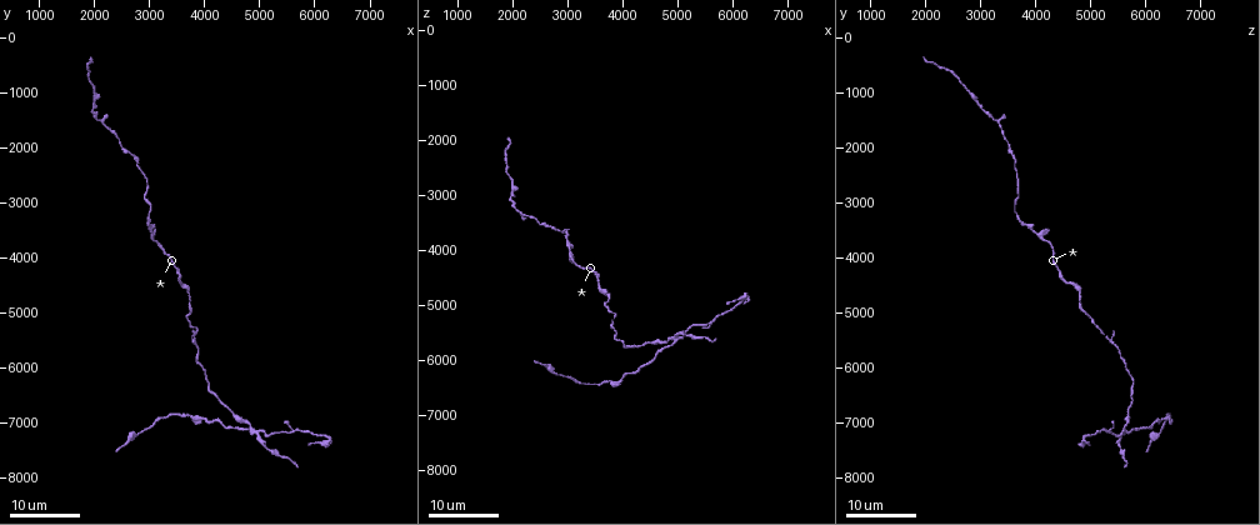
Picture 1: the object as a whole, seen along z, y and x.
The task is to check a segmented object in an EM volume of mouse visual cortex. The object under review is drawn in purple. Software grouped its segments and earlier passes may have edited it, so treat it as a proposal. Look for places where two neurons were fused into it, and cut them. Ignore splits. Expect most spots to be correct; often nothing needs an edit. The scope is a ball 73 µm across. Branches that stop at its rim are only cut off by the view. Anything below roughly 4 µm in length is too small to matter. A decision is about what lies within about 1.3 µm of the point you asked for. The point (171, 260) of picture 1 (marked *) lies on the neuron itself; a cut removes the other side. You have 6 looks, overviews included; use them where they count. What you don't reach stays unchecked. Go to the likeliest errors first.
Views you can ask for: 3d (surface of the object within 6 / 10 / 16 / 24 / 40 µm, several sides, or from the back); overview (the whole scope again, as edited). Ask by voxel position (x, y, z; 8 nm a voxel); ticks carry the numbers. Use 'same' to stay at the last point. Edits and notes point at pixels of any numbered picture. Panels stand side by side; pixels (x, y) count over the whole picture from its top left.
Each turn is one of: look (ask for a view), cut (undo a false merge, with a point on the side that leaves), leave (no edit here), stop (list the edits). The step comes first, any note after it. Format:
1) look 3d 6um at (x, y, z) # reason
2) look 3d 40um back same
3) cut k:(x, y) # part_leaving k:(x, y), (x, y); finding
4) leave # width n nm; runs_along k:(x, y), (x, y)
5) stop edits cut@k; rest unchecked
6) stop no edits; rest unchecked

look 3d 24um at (4950, 7200, 5650) # four-way junction

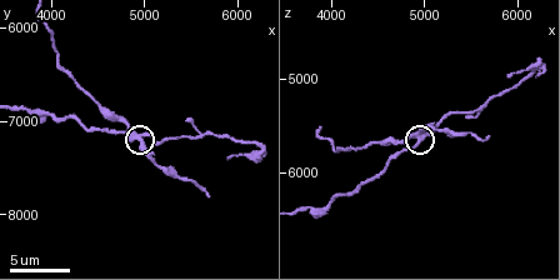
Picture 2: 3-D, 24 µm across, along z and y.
look 3d 6um at (4950, 7150, 5650)

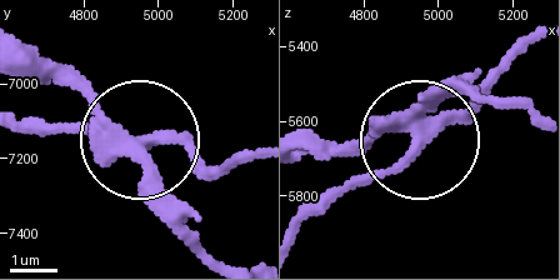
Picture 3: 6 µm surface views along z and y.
cut 3:(78, 125) # side_arm 16 um; part_leaving 3:(395, 124), (403, 156), (331, 191), (300, 228); two neurons meet here

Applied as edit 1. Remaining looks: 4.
look overview

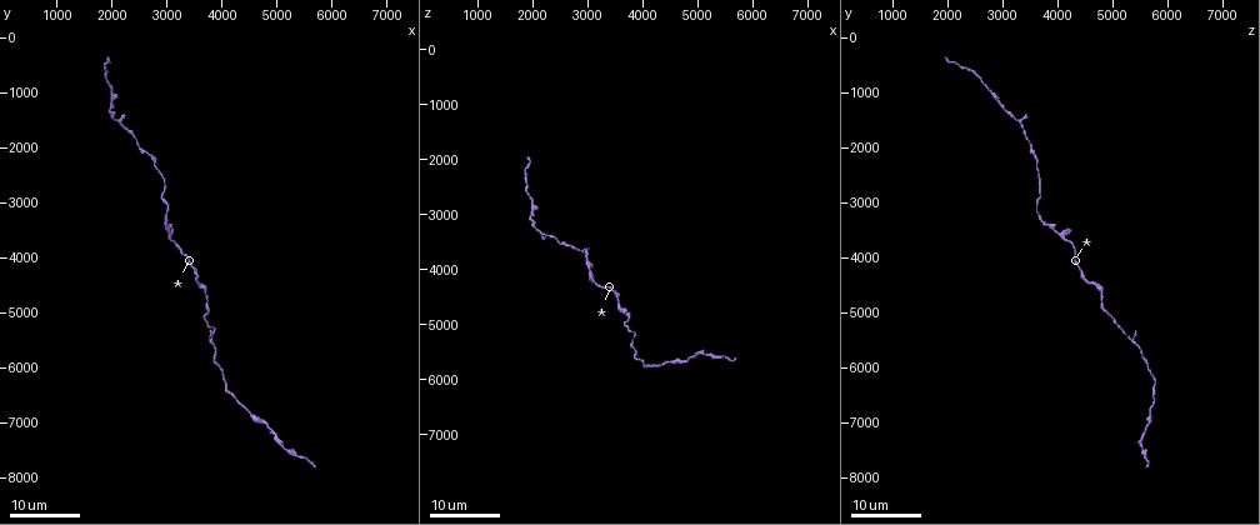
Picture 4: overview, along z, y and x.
look 3d 16um at (2050, 1500, 3250) # three-way junction

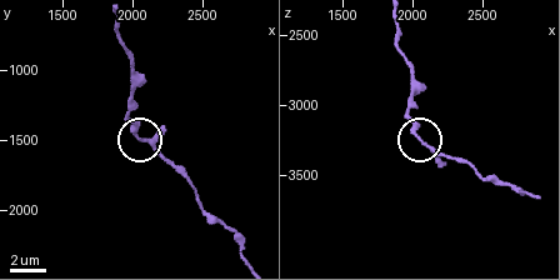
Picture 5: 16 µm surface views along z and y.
look 3d 6um at (2100, 1500, 3280)

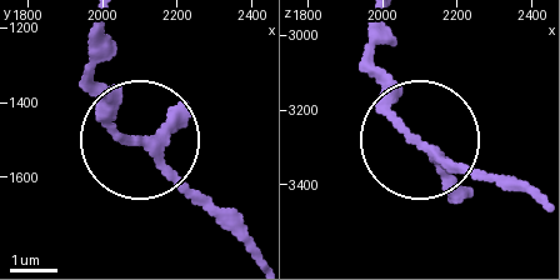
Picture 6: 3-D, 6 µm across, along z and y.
leave # arms 3; runs_along 6:(255, 254), (116, 123), (91, 79); continuous, no second neuron

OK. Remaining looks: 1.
stop edits cut@3; rest unchecked

